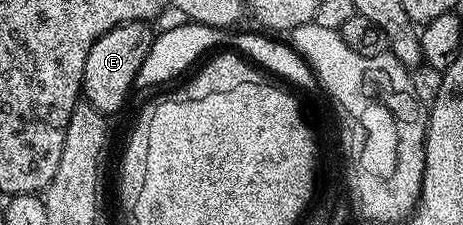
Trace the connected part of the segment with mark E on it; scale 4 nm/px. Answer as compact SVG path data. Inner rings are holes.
M130 20L127 24L116 26L112 30L108 30L108 34L101 36L98 41L88 50L88 58L84 62L84 70L82 71L82 90L81 95L84 97L85 103L91 104L97 112L103 114L111 114L110 112L118 112L131 99L132 89L135 87L134 79L140 70L140 66L144 62L144 58L148 54L150 47L154 45L156 35L155 29L149 23L141 20Z

